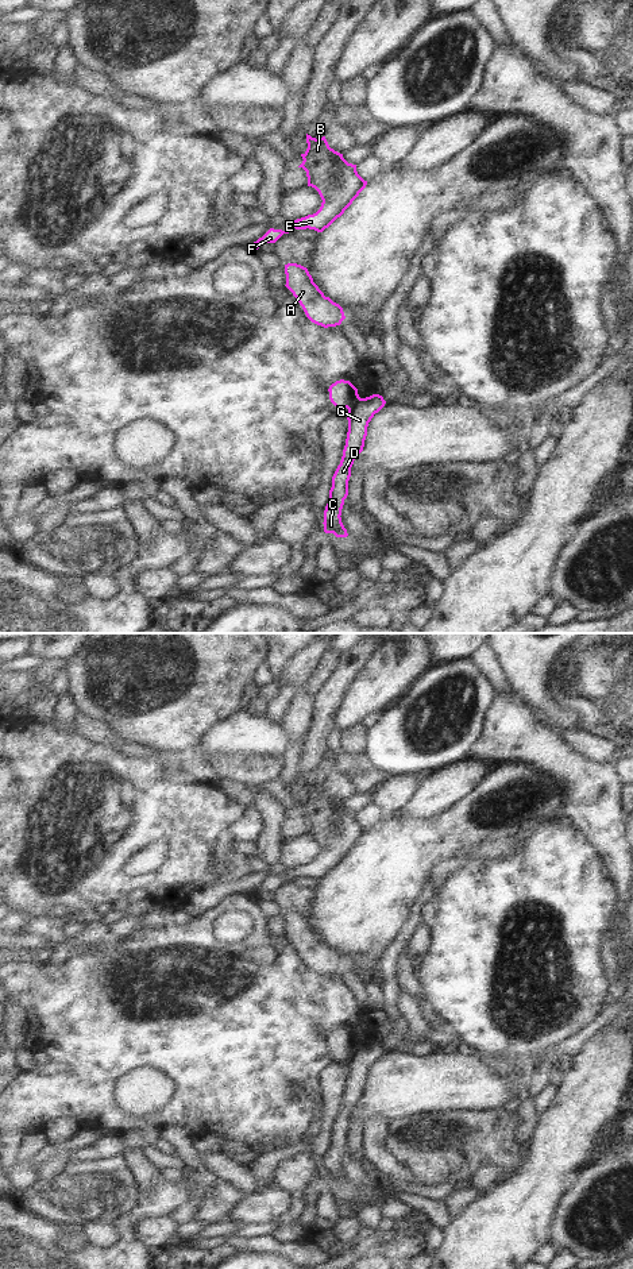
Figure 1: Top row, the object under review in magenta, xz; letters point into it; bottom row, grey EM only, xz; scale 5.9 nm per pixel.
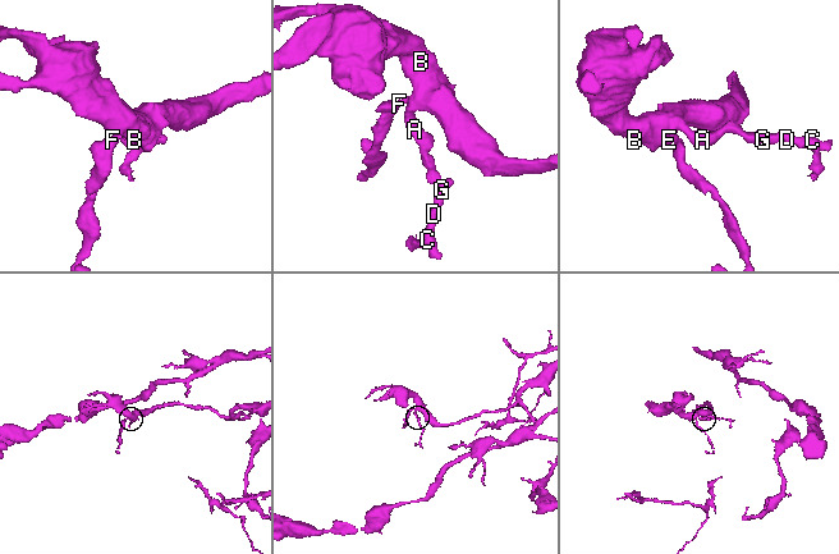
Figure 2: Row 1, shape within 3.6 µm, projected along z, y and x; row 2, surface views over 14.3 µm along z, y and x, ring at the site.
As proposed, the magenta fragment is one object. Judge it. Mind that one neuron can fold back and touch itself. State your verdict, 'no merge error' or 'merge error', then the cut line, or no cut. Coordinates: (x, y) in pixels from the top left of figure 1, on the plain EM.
merge error | xz (361, 1046), (347, 1056)

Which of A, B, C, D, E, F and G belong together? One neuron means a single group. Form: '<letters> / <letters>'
A B E F / C D G

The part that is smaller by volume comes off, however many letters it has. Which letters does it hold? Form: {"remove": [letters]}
{"remove": ["C", "D", "G"]}

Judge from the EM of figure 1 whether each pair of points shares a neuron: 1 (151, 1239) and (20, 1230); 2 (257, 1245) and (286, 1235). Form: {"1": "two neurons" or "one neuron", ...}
{"1": "two neurons", "2": "two neurons"}

